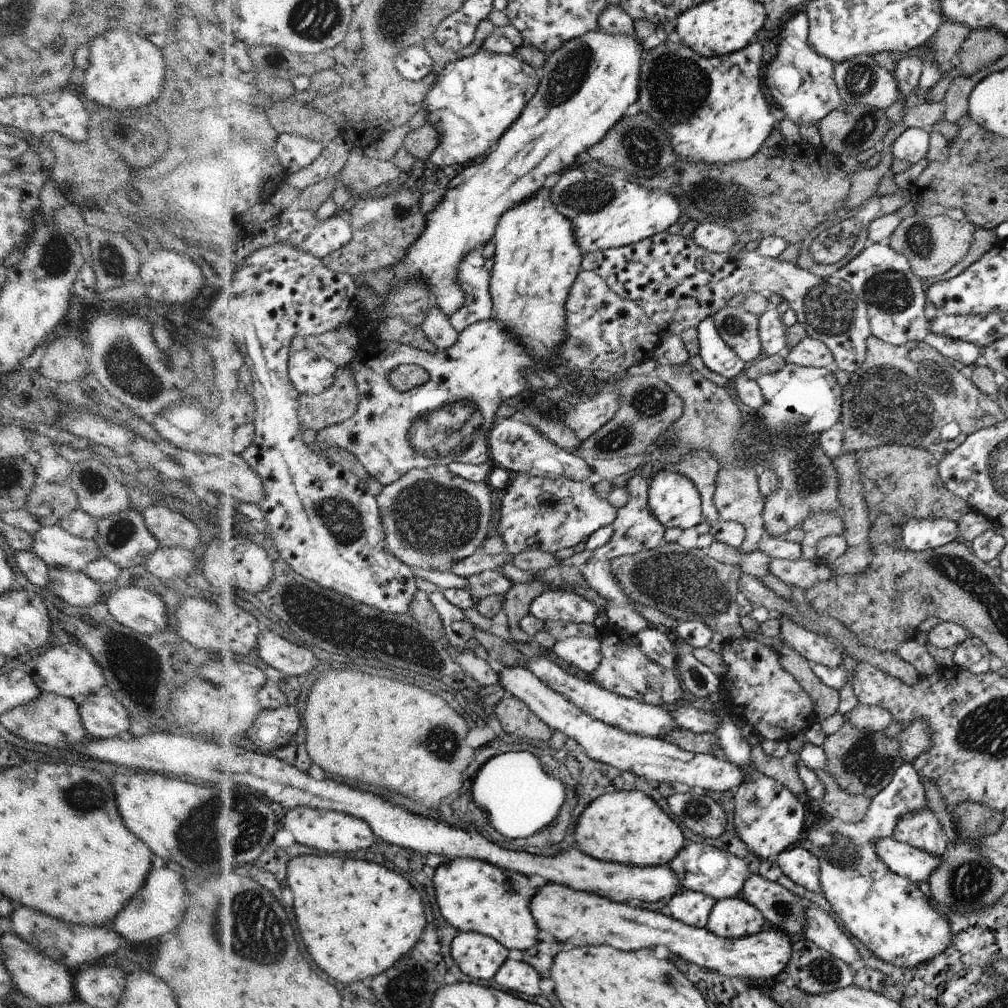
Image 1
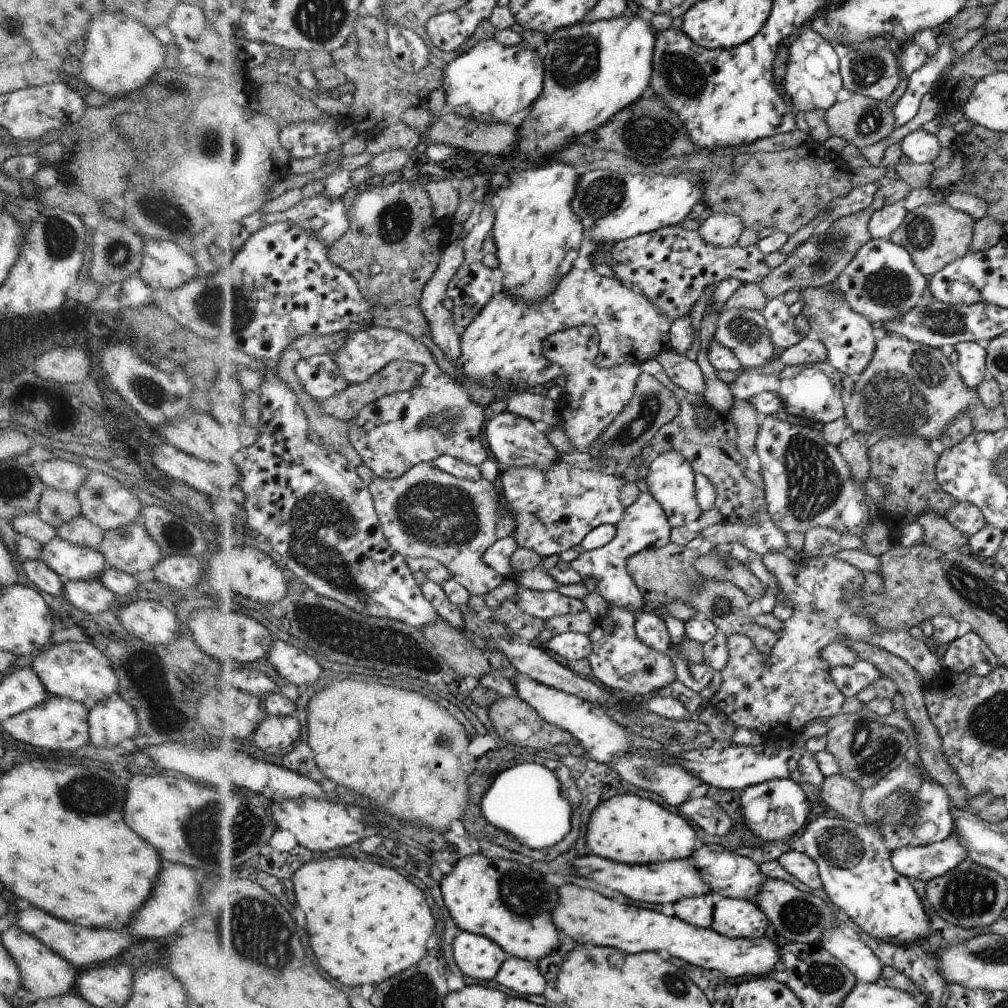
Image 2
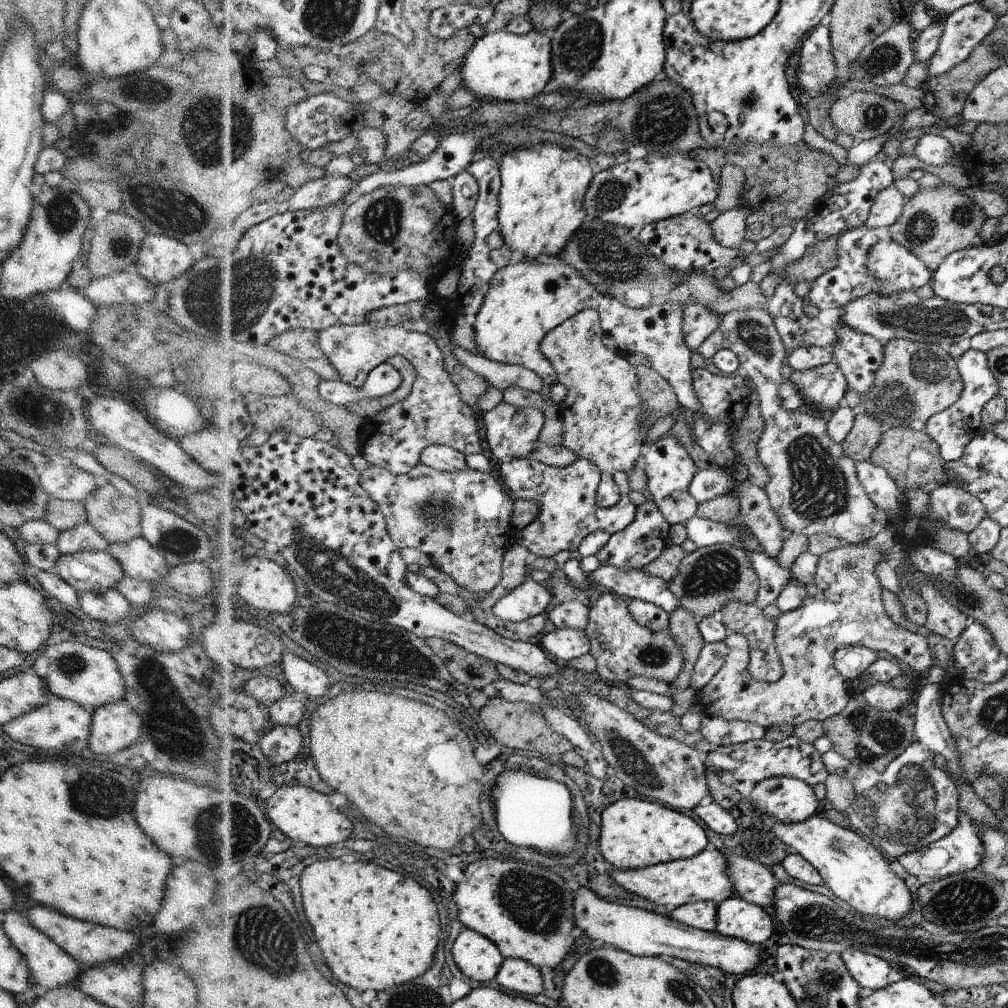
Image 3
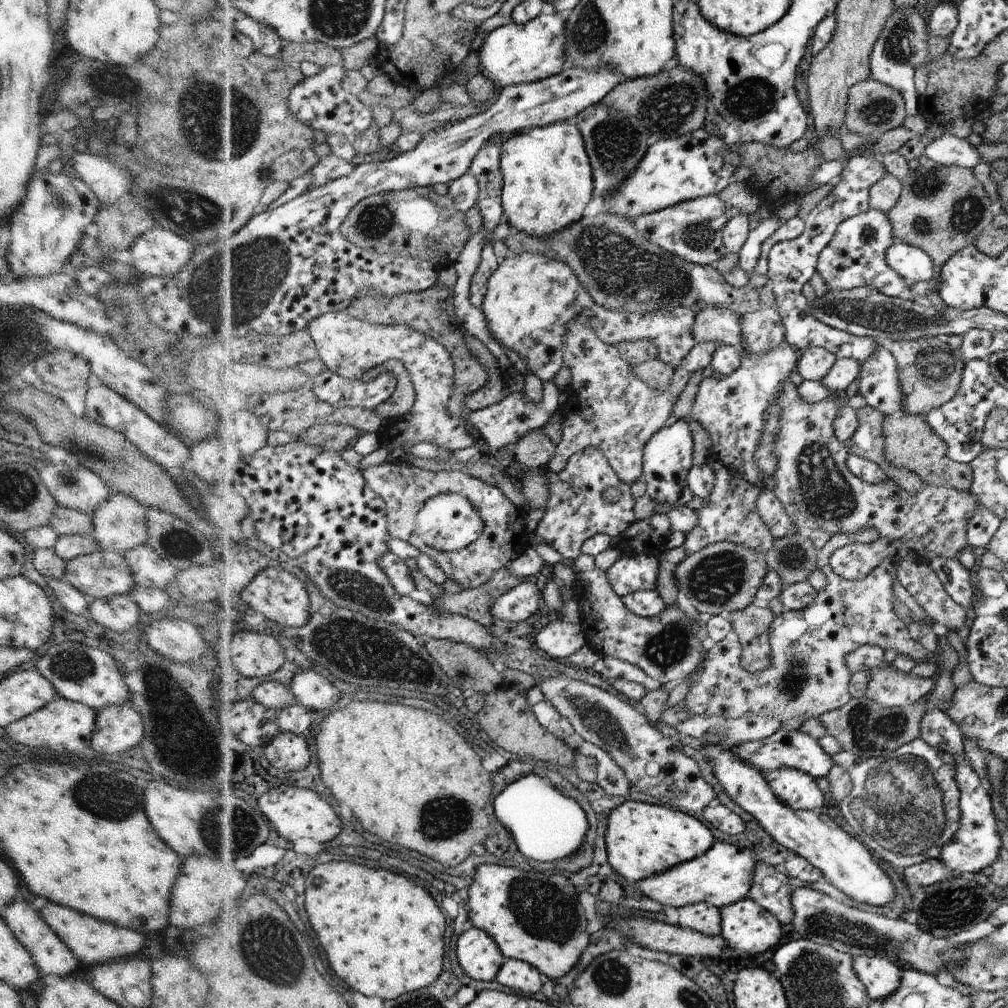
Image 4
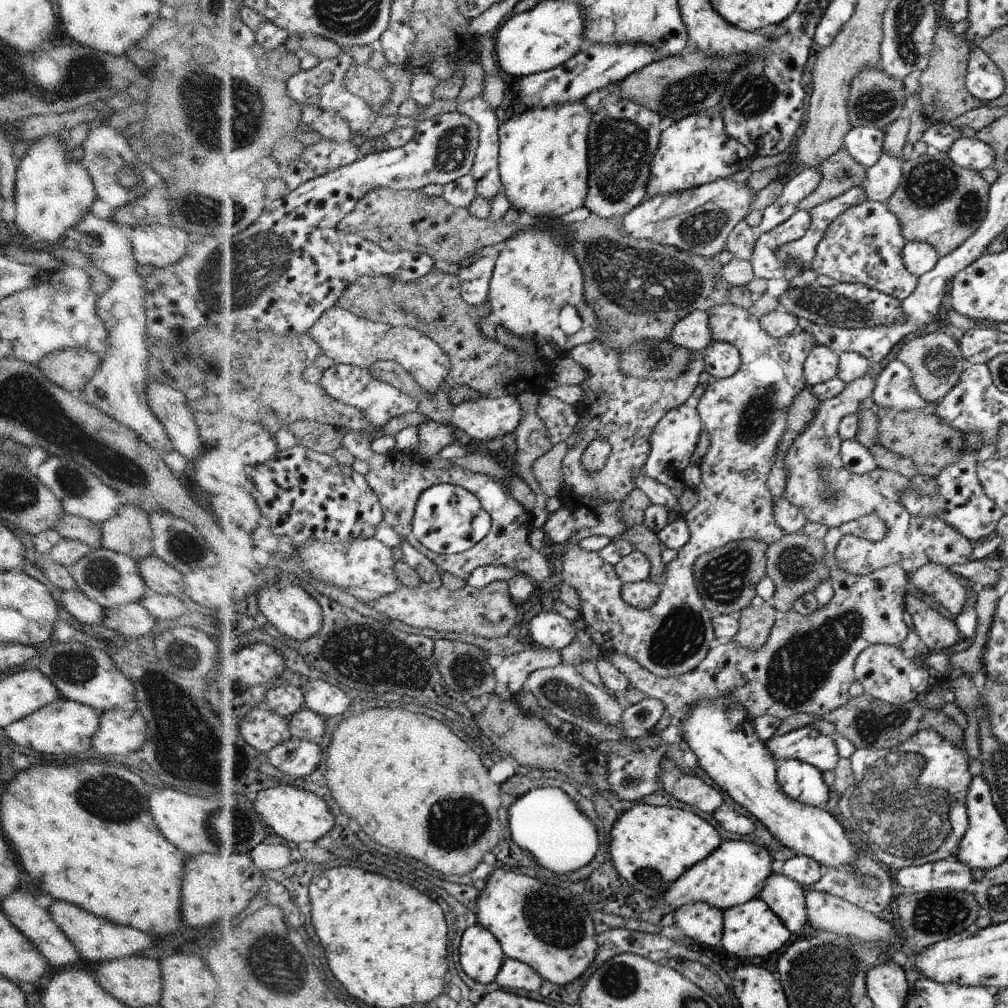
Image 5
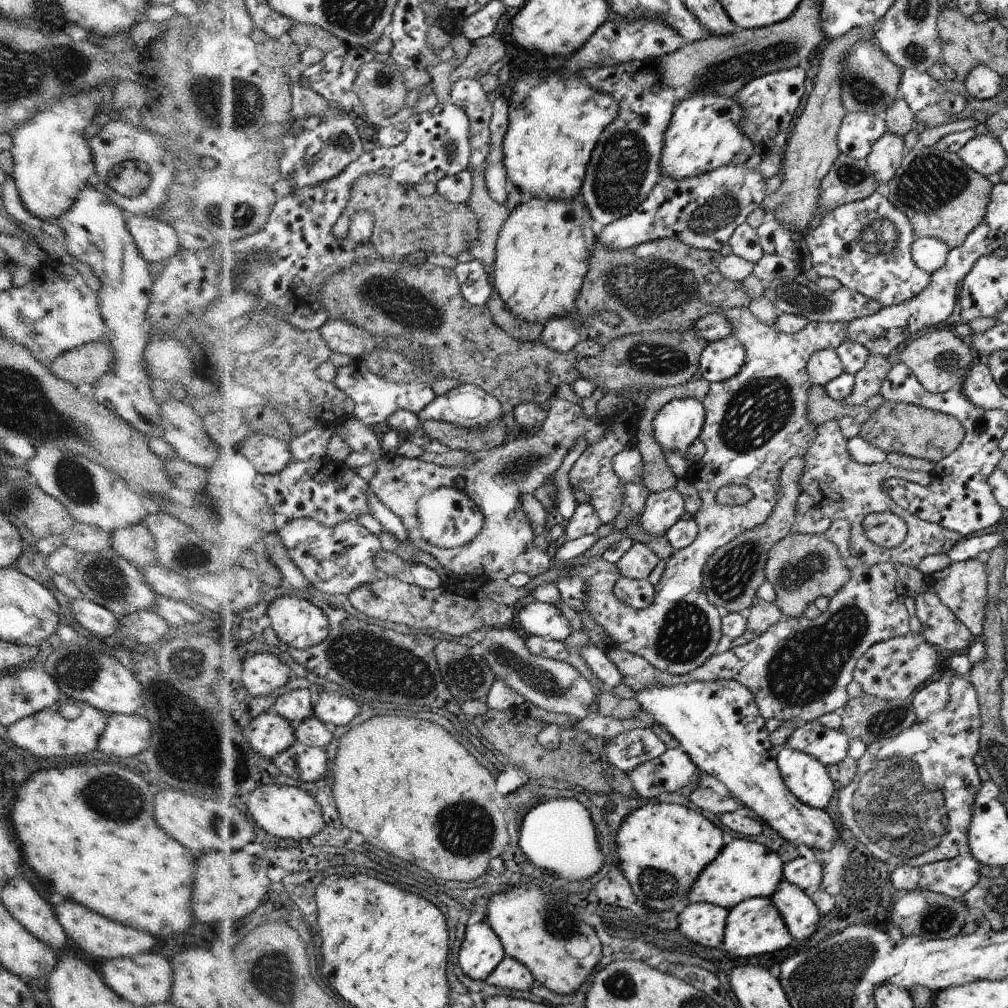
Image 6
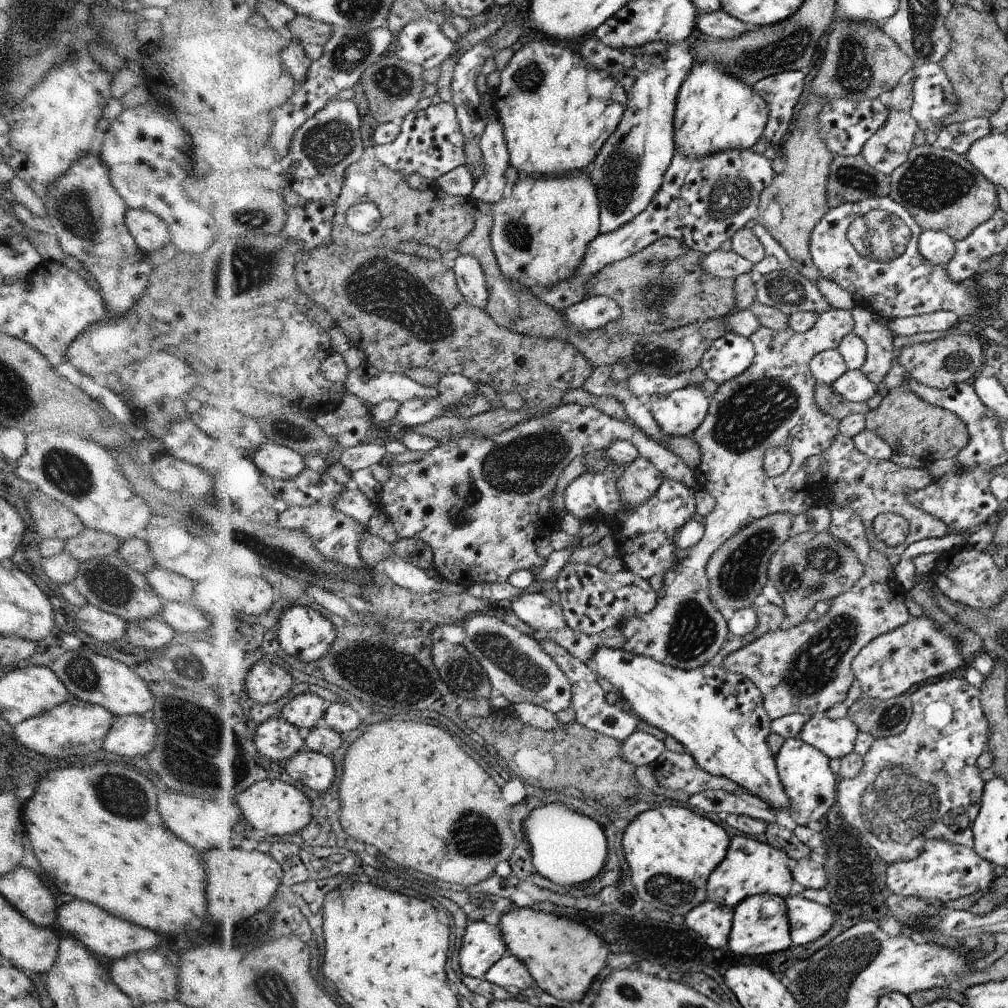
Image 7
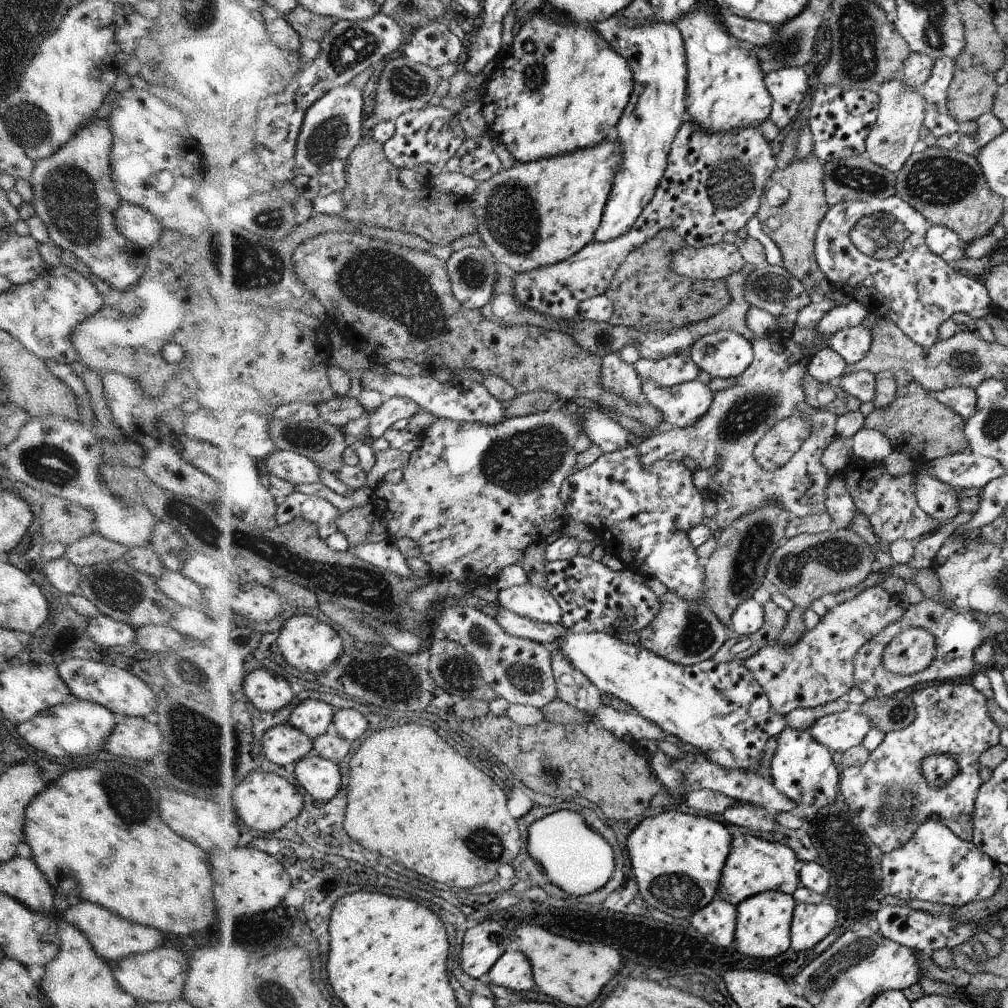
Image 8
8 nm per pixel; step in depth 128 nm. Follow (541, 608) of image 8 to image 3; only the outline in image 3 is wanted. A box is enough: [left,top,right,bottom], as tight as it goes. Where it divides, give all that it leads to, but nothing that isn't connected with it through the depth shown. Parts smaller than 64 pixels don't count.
[540,628,592,667]

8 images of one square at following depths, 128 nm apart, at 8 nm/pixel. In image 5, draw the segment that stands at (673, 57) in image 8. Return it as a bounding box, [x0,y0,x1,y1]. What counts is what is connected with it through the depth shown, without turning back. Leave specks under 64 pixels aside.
[584,85,661,218]

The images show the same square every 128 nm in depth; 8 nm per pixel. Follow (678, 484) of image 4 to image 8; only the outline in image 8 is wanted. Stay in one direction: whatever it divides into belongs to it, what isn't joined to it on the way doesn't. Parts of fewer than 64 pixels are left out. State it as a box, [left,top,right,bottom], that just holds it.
[641,379,713,428]

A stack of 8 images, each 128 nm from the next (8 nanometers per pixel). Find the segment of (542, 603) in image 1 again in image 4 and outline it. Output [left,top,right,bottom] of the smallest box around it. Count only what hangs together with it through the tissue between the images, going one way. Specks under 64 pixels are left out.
[490,578,542,622]

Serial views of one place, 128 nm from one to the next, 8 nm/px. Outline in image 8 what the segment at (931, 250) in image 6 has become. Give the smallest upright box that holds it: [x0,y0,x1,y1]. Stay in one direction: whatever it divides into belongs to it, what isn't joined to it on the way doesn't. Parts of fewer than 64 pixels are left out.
[925,226,966,262]

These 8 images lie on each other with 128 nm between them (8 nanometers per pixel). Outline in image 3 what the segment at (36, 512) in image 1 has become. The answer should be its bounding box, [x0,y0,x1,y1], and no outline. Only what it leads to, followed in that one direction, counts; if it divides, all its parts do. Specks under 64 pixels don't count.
[44,496,87,532]

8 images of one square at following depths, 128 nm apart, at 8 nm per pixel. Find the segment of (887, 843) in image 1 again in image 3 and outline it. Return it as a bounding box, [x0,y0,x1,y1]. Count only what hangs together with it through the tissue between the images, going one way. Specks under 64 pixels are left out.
[898,814,985,882]

